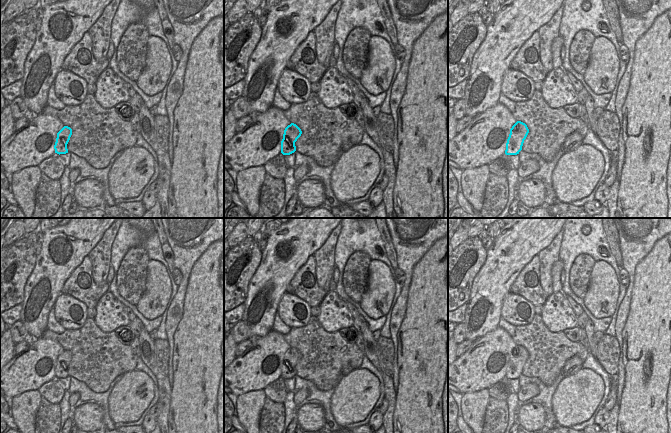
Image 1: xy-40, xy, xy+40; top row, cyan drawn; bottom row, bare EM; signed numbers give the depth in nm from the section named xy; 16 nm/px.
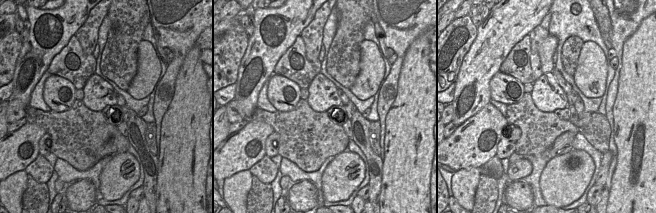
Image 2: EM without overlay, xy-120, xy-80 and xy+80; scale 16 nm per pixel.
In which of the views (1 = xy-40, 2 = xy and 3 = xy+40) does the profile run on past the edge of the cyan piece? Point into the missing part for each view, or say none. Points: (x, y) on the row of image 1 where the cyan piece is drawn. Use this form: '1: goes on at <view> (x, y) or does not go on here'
1: goes on at xy-40 (52, 167)
2: goes on at xy (276, 167)
3: does not go on here

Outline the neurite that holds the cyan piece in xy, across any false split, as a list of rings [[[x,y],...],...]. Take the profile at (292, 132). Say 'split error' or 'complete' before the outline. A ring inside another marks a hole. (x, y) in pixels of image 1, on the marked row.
split error; [[[291,123],[285,128],[281,141],[281,152],[263,165],[266,173],[271,177],[277,179],[284,178],[285,173],[289,168],[285,163],[284,156],[290,155],[297,150],[296,141],[301,134],[301,129],[294,123]]]

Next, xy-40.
split error; [[[64,126],[58,133],[54,145],[55,152],[48,158],[44,159],[39,165],[39,169],[48,178],[59,180],[65,166],[62,164],[60,154],[68,153],[68,142],[72,135],[72,128]]]

